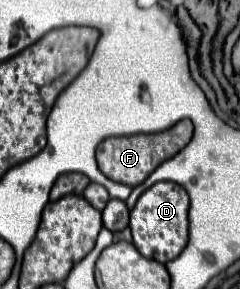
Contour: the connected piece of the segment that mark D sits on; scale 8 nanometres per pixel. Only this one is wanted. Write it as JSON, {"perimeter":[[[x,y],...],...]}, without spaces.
{"perimeter":[[[157,182],[149,190],[141,194],[135,208],[131,210],[131,222],[129,228],[133,232],[133,244],[137,250],[151,260],[157,260],[161,264],[167,264],[169,260],[177,258],[181,250],[187,246],[187,222],[189,212],[189,196],[183,186],[175,182]]]}

